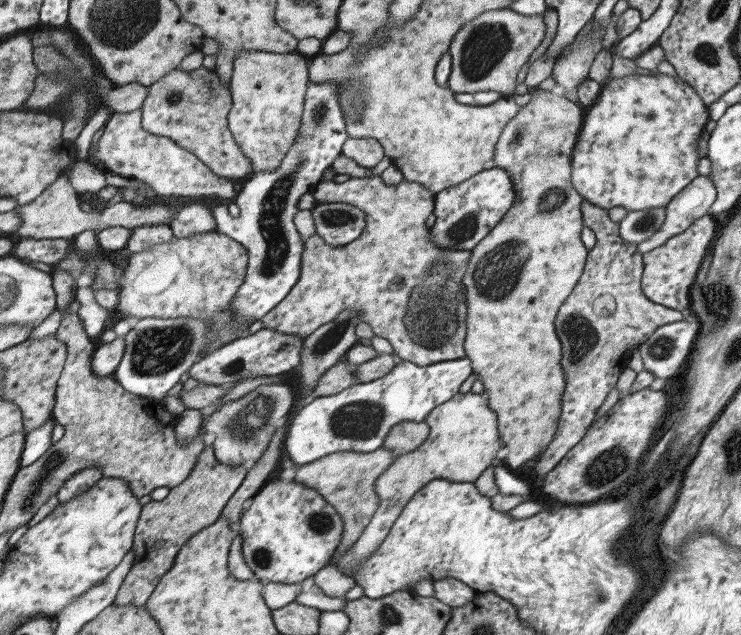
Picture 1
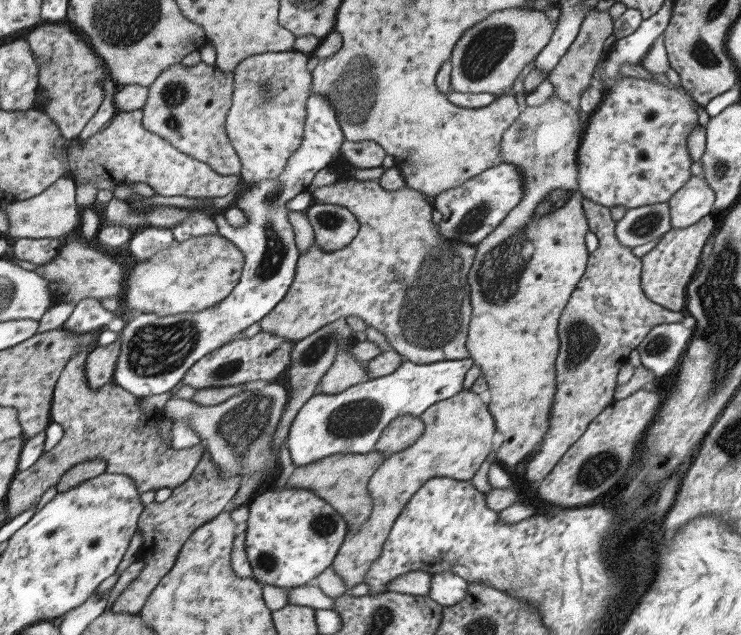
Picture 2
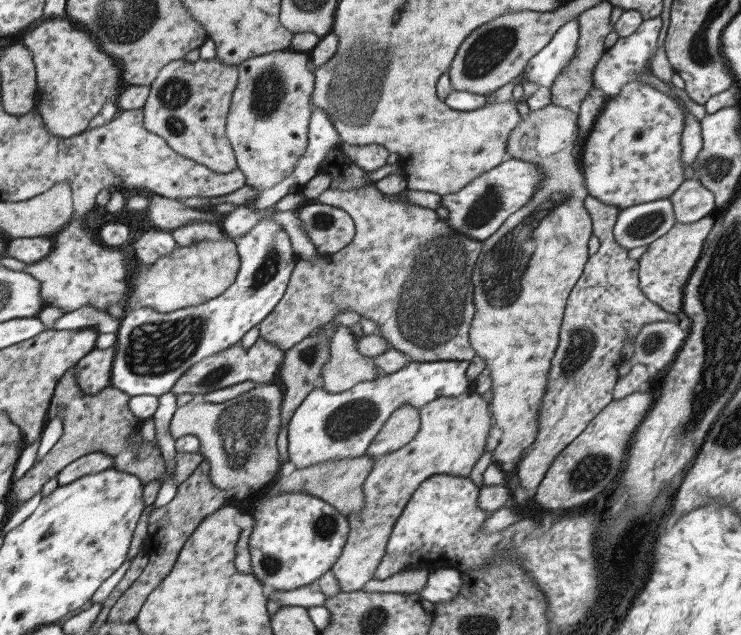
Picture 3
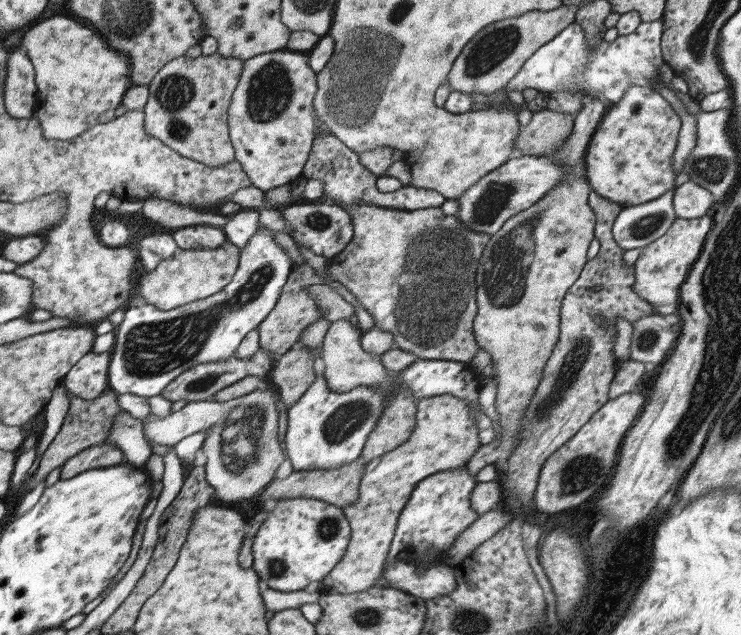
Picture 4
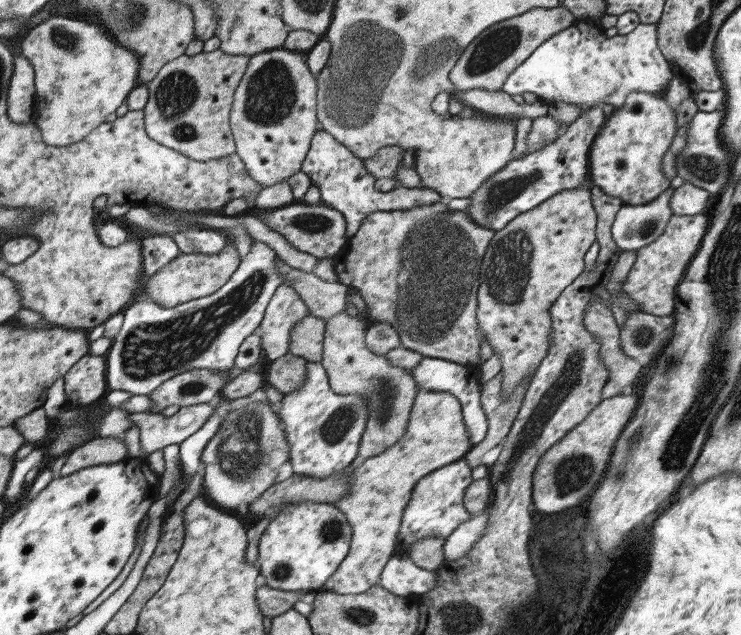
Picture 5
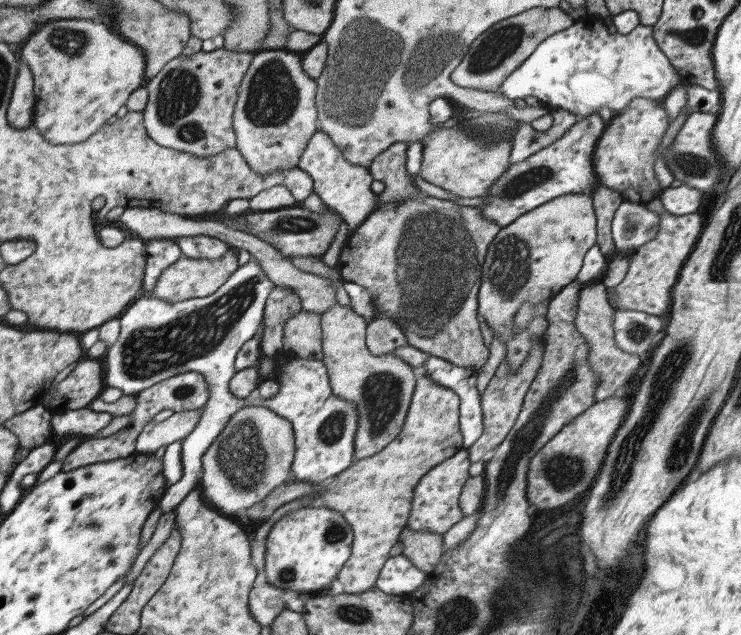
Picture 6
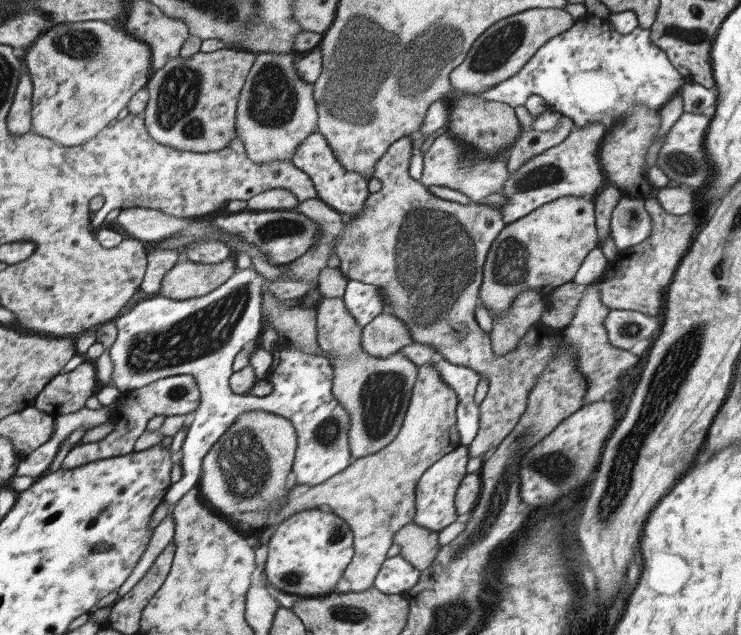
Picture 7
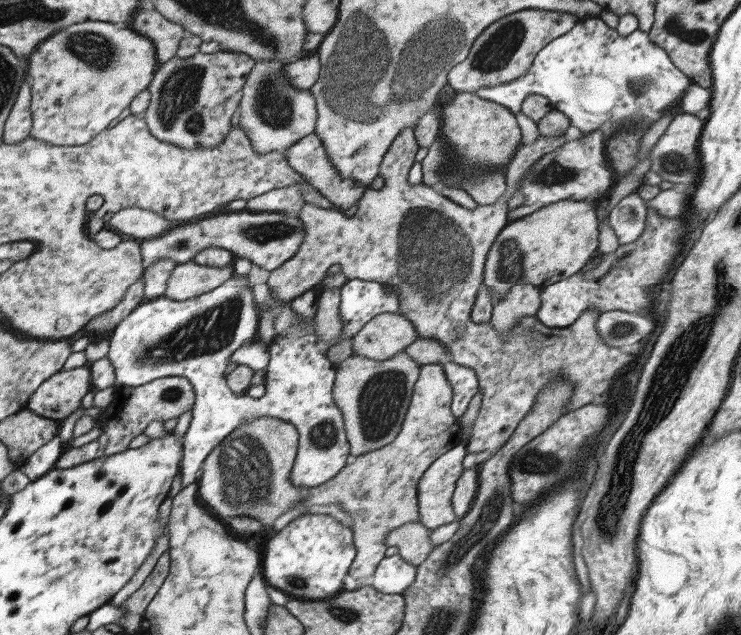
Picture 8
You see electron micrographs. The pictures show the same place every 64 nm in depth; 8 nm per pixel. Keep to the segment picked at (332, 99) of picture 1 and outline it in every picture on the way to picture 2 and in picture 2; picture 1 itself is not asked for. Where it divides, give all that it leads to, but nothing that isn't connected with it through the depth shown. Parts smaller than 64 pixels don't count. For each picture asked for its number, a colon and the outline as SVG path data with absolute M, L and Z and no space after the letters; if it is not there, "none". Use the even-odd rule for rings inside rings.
2: M311 92L311 96L307 98L303 144L287 160L287 168L279 174L279 178L251 184L251 188L241 192L233 202L247 216L247 224L233 230L233 226L227 226L223 212L213 218L217 234L235 244L235 248L243 256L245 266L237 286L219 304L201 312L183 312L175 316L137 314L129 318L125 328L117 336L121 352L111 378L113 384L121 386L135 398L149 398L157 394L157 388L173 388L175 378L183 378L183 374L197 360L201 360L209 352L223 348L233 338L239 338L239 334L251 324L259 324L259 320L263 320L263 316L267 316L285 298L295 276L297 260L301 256L295 248L293 226L287 218L287 212L291 210L287 210L285 204L299 192L305 192L313 176L339 156L343 142L345 138L343 130L339 128L335 110L331 108L331 104L327 104L327 100L323 100L323 94Z

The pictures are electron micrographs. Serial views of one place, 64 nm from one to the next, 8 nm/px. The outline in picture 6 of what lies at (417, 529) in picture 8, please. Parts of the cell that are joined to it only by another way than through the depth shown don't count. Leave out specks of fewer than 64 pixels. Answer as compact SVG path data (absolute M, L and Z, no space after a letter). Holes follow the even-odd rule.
M403 530L399 536L399 542L405 546L405 554L409 554L411 564L429 574L445 548L441 548L441 534L431 534L431 532L415 532L415 530Z

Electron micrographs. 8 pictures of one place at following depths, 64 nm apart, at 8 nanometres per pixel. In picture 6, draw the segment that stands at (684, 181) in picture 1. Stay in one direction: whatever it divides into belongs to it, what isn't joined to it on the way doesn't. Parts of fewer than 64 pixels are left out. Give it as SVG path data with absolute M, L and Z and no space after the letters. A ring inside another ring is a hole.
M641 96L631 100L623 112L615 114L609 120L601 138L597 140L593 154L595 174L599 178L597 186L611 188L613 192L619 192L625 202L633 202L633 204L647 204L649 200L657 198L657 194L661 194L663 188L655 180L653 162L657 160L655 150L667 126L669 122L663 110L663 102L653 102Z

